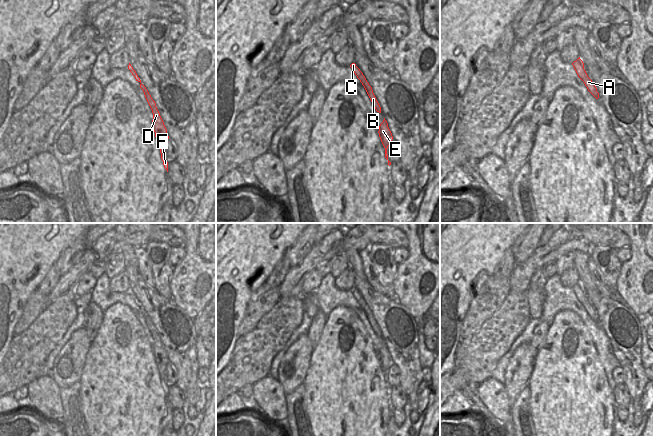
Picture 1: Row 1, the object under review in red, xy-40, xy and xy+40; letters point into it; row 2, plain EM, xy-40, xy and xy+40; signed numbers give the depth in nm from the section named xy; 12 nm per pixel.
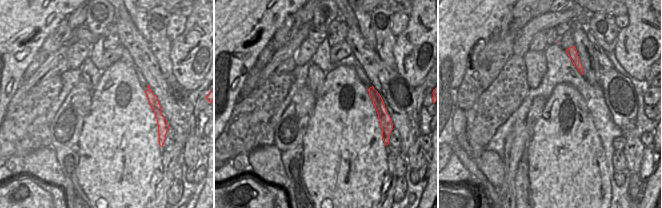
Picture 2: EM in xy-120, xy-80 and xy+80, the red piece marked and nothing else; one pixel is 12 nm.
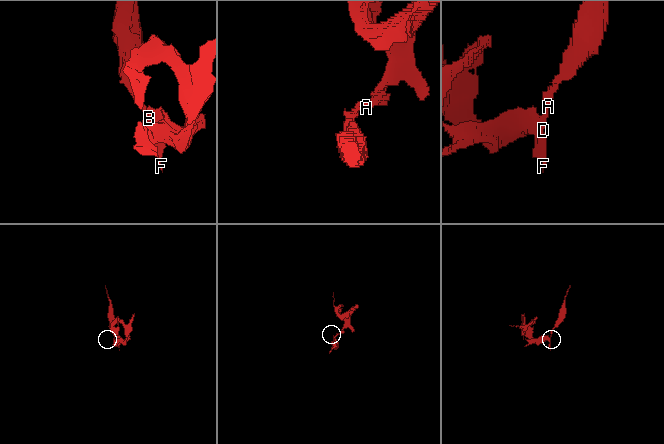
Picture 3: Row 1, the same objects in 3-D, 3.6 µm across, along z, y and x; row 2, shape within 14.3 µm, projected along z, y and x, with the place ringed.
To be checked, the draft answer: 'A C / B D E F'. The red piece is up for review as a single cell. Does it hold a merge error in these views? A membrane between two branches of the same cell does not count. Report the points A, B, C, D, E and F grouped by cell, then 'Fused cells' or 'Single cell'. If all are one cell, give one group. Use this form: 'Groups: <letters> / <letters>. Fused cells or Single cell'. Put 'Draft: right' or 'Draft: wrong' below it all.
Groups: A C / B D E F. Fused cells.
Draft: right

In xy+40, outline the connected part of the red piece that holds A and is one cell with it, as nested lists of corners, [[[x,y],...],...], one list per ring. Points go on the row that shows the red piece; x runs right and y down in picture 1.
[[[580,57],[572,63],[578,77],[584,82],[585,86],[587,87],[588,91],[593,95],[597,92],[597,88],[595,83],[588,77],[585,69],[584,63],[580,59]]]

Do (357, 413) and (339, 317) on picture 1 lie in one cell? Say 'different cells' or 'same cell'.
same cell

